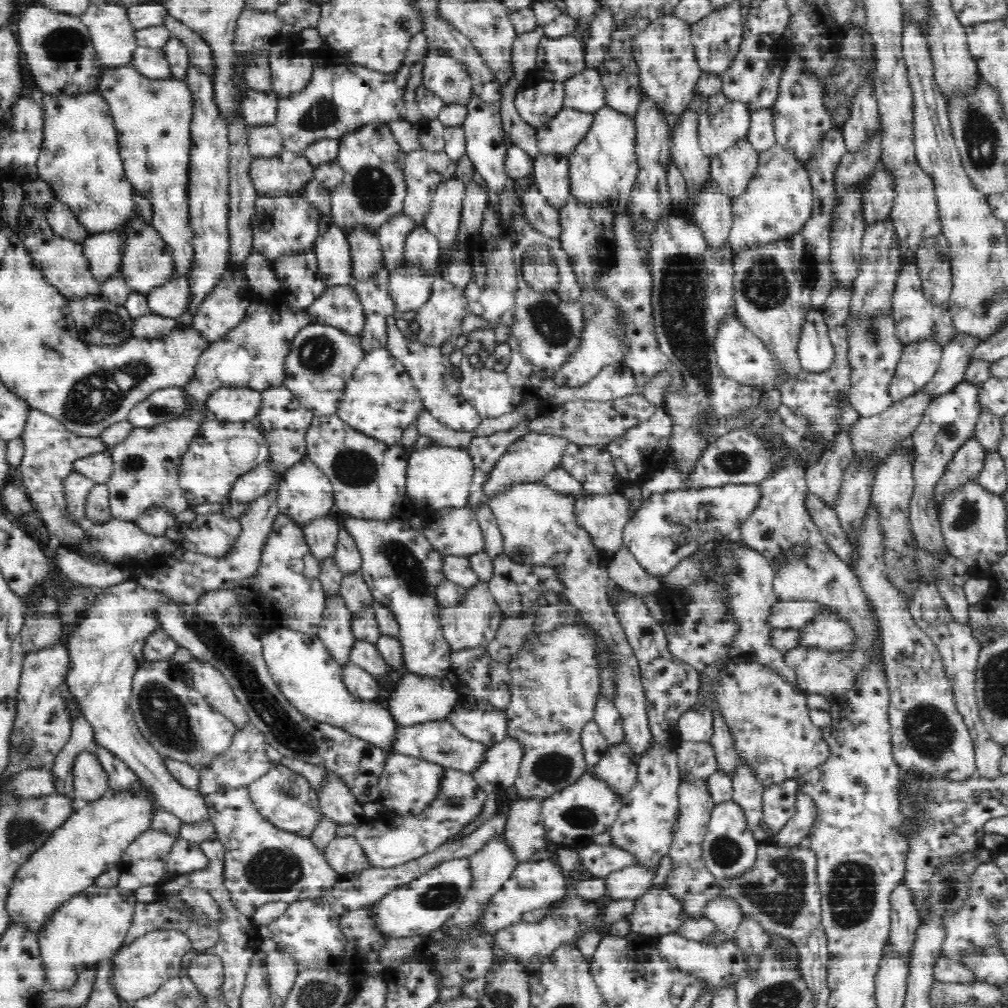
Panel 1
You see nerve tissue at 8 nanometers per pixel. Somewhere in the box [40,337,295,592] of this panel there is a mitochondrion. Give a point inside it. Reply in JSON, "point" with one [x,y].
{"point":[86,403]}

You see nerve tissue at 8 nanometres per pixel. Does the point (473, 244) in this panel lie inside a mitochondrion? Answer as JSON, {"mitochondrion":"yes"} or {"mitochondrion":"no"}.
{"mitochondrion":"no"}

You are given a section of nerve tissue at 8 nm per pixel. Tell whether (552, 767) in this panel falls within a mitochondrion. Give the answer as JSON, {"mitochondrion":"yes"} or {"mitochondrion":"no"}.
{"mitochondrion":"yes"}

